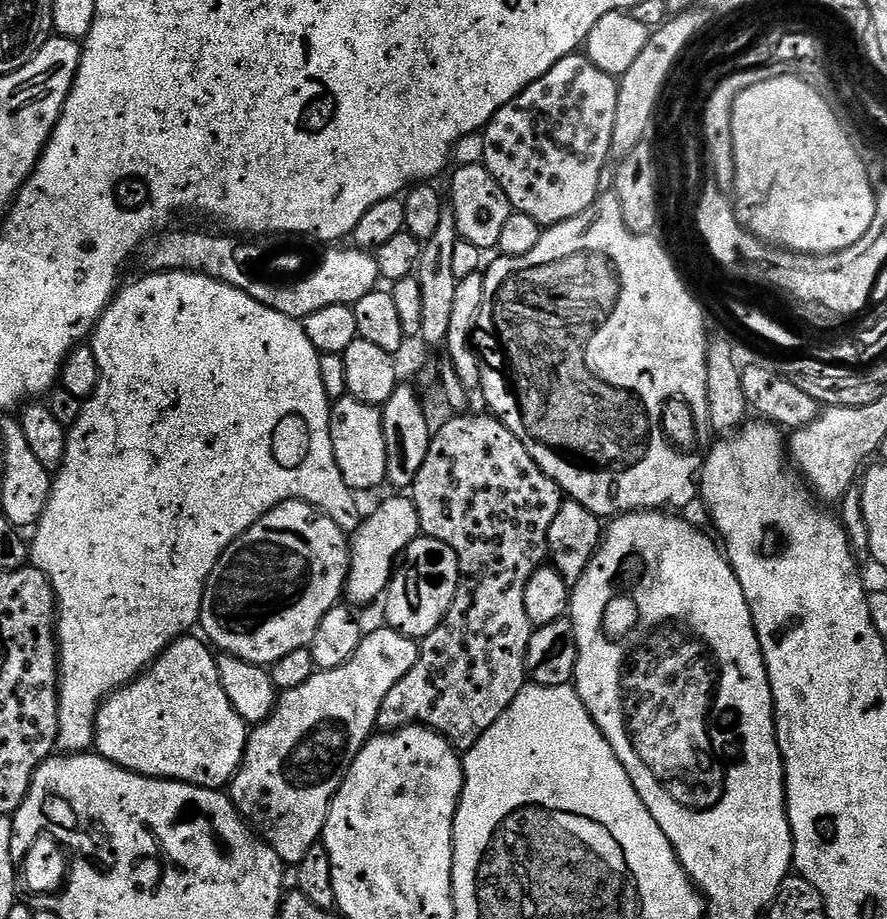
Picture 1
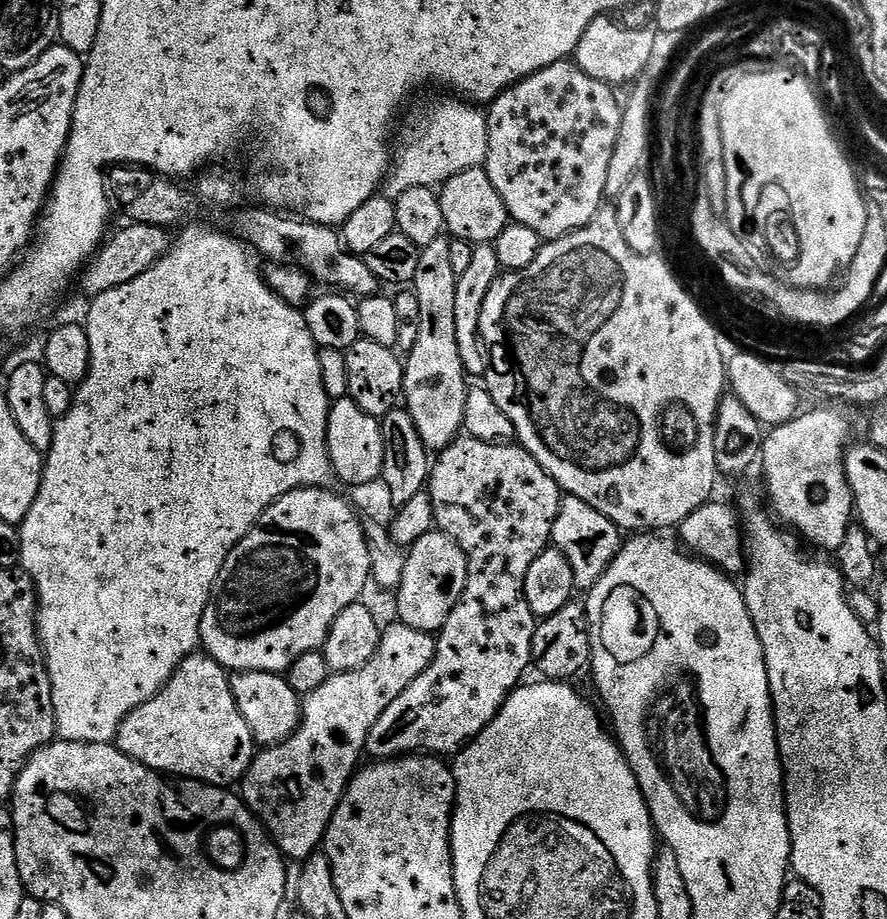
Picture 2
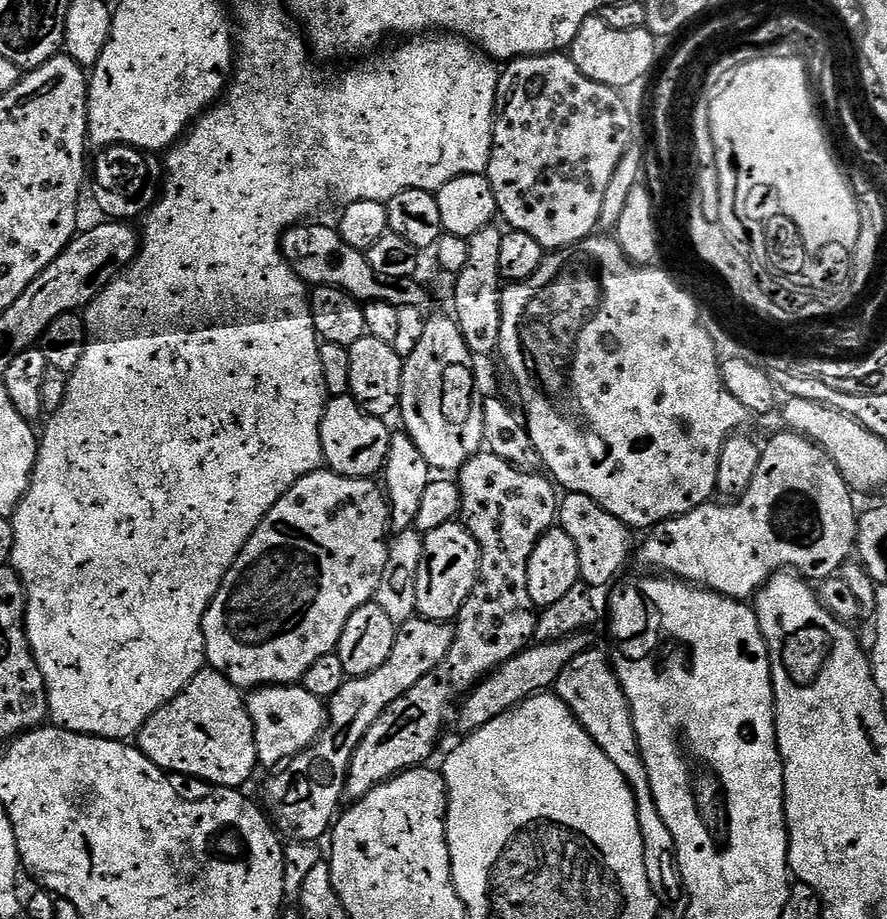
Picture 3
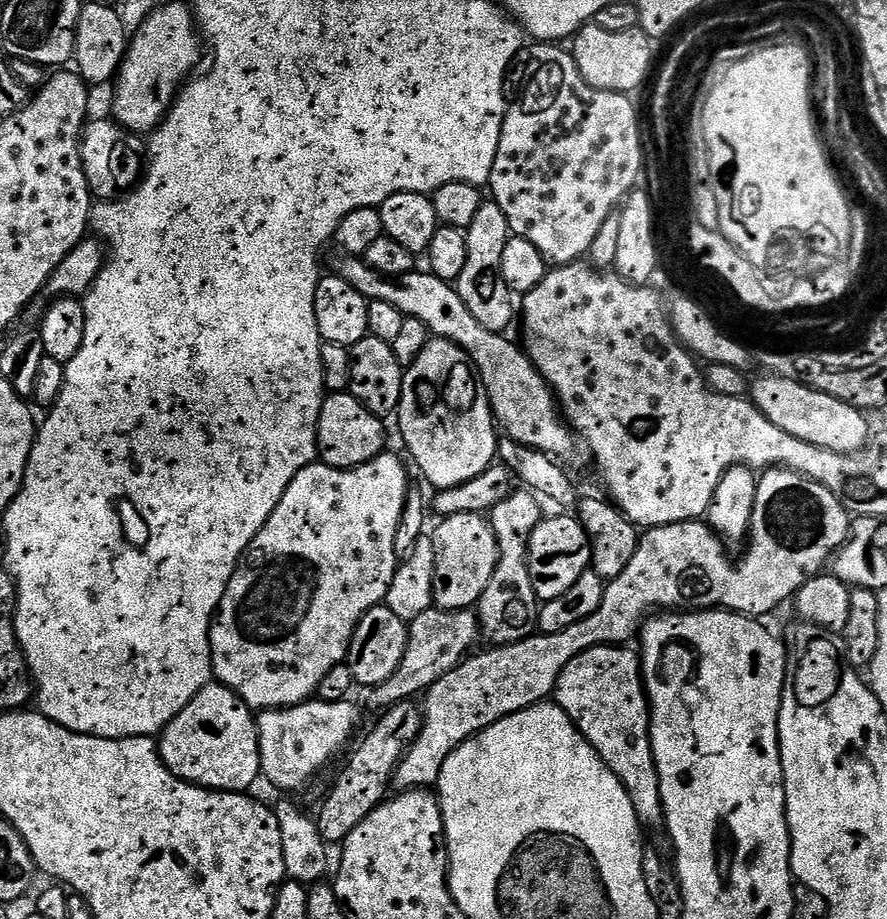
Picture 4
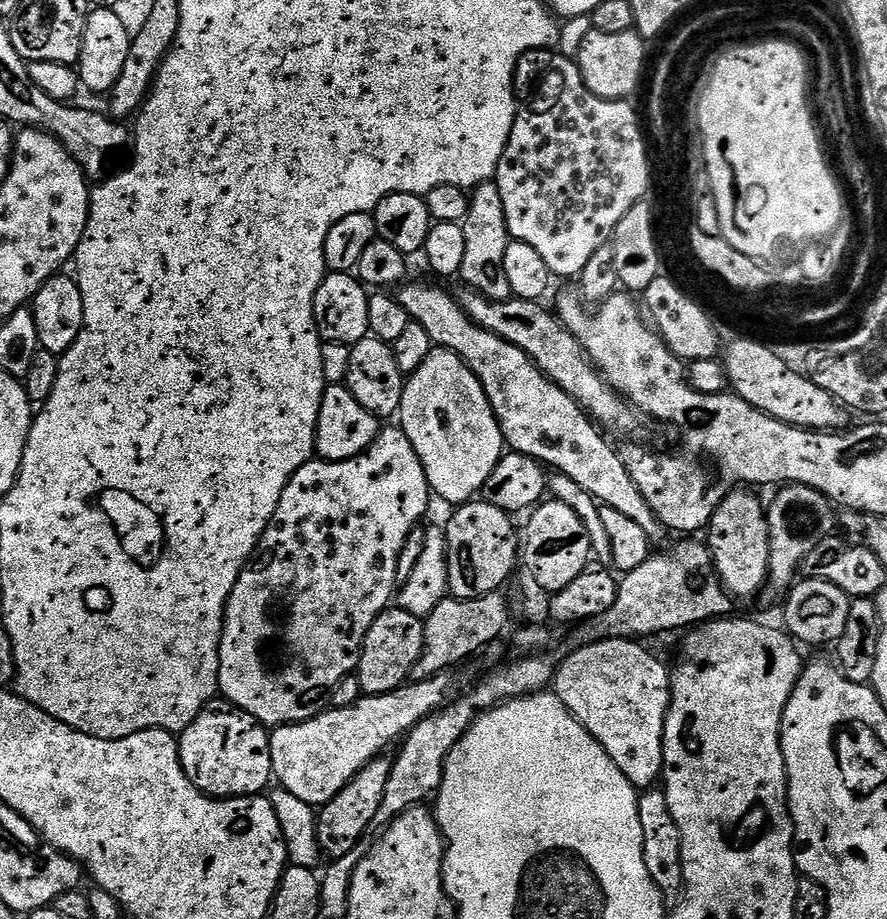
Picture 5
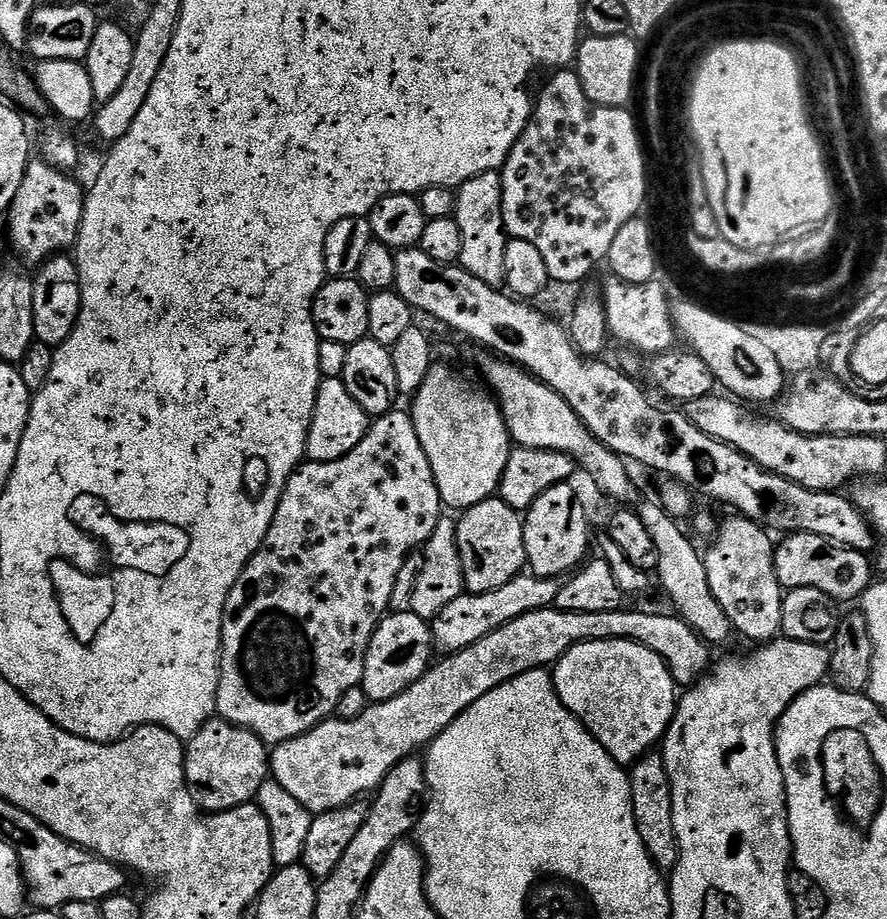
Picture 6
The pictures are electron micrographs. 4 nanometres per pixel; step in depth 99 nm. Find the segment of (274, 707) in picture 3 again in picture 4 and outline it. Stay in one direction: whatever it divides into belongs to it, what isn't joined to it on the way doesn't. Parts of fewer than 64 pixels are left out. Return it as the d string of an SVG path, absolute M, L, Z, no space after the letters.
M313 698L289 708L261 711L256 729L260 735L260 771L263 779L288 792L314 779L316 772L322 771L344 747L349 747L348 739L360 720L352 703L351 699L326 702Z

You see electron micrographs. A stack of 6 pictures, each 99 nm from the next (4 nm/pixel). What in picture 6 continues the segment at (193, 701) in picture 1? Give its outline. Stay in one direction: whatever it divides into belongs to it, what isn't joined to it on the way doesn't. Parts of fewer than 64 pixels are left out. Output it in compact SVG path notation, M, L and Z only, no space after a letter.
M213 718L209 720L207 724L202 726L202 730L198 730L198 734L194 734L194 738L192 740L187 741L184 750L184 769L186 770L188 788L192 792L192 797L196 799L196 804L199 806L199 808L209 814L213 812L225 812L226 810L237 808L243 804L253 803L253 801L257 799L259 788L263 783L266 783L270 779L270 752L264 741L258 739L250 730L240 728L237 726L237 724L231 724L229 720Z

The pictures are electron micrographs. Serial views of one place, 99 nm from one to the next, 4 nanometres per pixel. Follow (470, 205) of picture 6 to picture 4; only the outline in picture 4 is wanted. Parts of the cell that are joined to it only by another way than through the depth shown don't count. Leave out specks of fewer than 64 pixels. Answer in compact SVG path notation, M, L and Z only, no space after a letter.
M486 202L478 210L474 222L467 228L466 267L454 281L456 293L466 302L466 310L486 326L486 330L507 333L512 324L512 300L514 294L506 286L506 278L502 278L502 254L506 251L506 242L510 239L506 214L502 214L502 206L494 202Z

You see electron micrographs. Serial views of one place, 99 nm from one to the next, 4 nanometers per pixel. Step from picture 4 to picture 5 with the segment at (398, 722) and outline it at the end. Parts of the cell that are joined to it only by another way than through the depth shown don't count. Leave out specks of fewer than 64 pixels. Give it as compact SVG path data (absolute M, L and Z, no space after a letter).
M388 754L376 756L337 794L329 804L315 813L317 846L325 857L337 860L357 847L368 827L373 827L378 806L382 802L382 790L386 790L386 778L390 778L393 757Z

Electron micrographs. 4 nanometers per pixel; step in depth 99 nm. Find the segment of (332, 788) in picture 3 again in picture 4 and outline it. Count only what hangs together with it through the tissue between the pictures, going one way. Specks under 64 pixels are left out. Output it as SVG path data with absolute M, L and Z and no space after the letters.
M433 606L422 610L422 614L418 614L418 618L411 620L408 625L406 654L398 670L394 670L394 674L390 674L386 682L371 689L373 702L380 710L387 710L394 704L401 704L404 700L412 700L416 695L419 697L427 693L428 688L438 682L438 678L450 674L450 670L454 670L473 651L472 643L480 635L480 618L472 608L446 610Z

